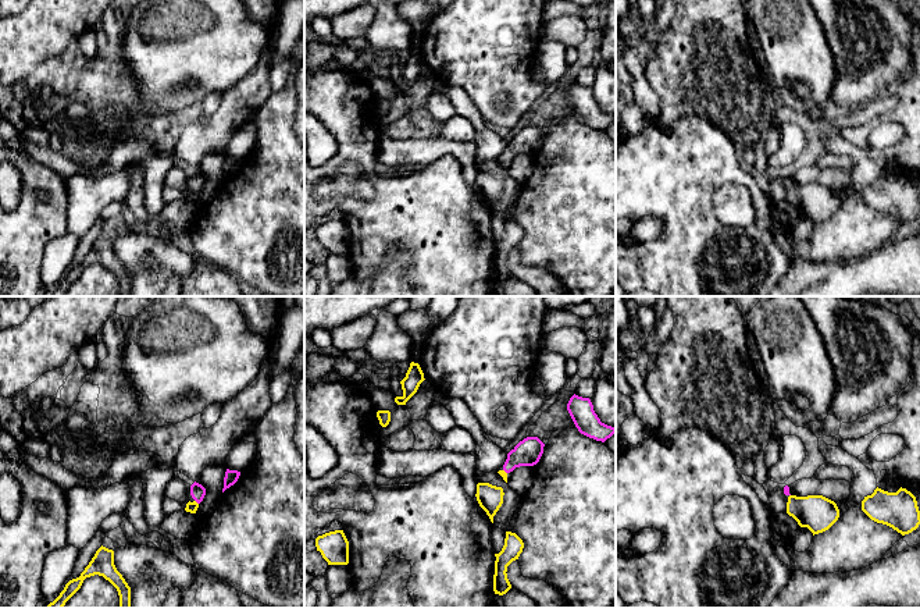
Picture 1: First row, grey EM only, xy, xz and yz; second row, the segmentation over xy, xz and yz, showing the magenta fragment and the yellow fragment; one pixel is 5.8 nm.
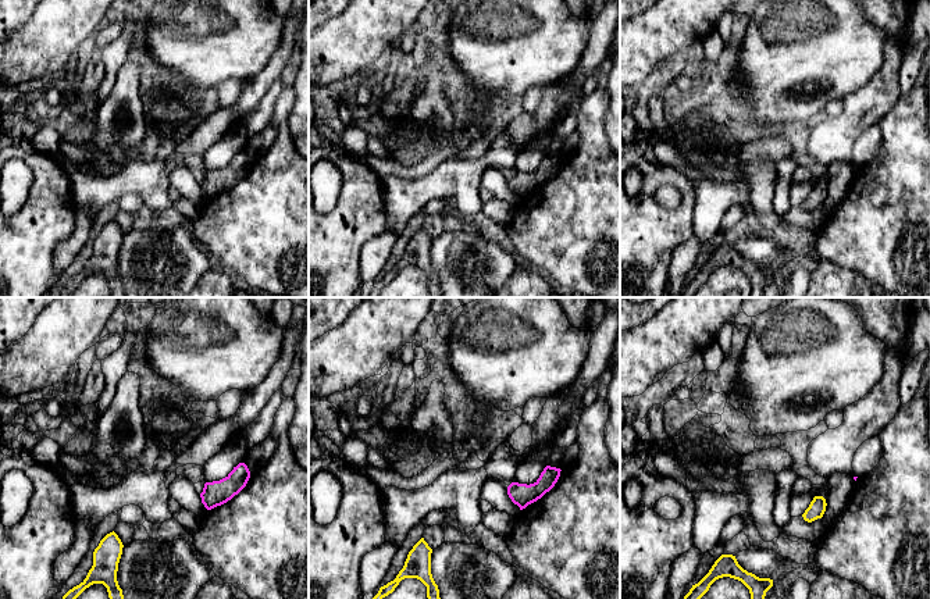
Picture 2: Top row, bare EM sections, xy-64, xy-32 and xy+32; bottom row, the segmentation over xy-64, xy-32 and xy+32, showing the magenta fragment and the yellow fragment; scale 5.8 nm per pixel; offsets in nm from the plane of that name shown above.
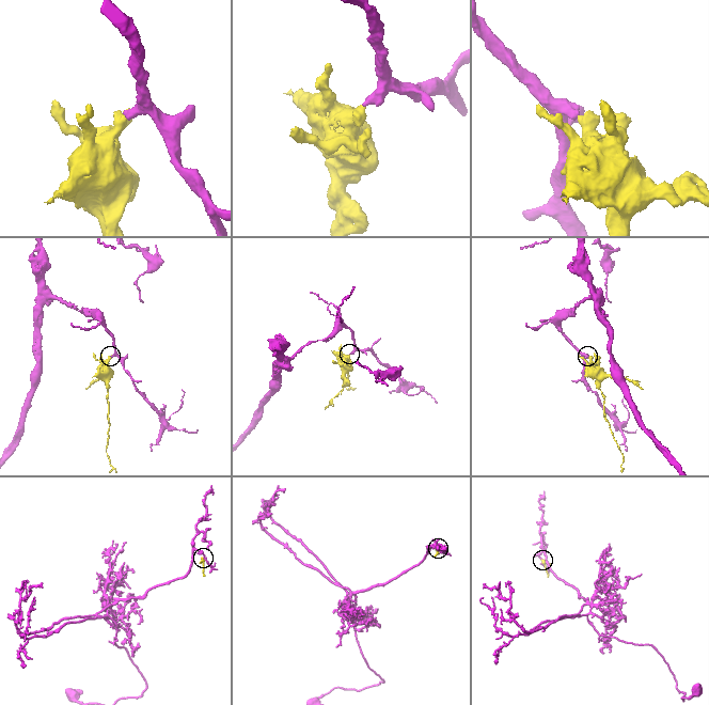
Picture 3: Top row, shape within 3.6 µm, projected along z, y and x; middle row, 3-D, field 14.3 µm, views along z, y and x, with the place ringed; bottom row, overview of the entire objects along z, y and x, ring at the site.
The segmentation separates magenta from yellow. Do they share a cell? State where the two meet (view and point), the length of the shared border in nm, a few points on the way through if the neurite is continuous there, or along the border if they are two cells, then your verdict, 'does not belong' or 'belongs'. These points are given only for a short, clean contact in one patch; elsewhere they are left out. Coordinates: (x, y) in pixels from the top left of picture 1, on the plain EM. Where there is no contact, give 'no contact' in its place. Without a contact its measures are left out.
contact xy (196, 189); length 40 nm; way xy (198, 180), (196, 189), (191, 195); belongs

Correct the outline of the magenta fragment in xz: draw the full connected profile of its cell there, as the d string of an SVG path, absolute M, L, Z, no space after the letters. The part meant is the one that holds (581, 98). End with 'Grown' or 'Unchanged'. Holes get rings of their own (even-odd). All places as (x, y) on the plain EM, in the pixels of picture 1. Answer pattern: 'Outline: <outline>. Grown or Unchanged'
Outline: M574 82L567 92L567 99L578 120L589 127L605 131L616 122L614 115L600 110L589 86Z. Unchanged

